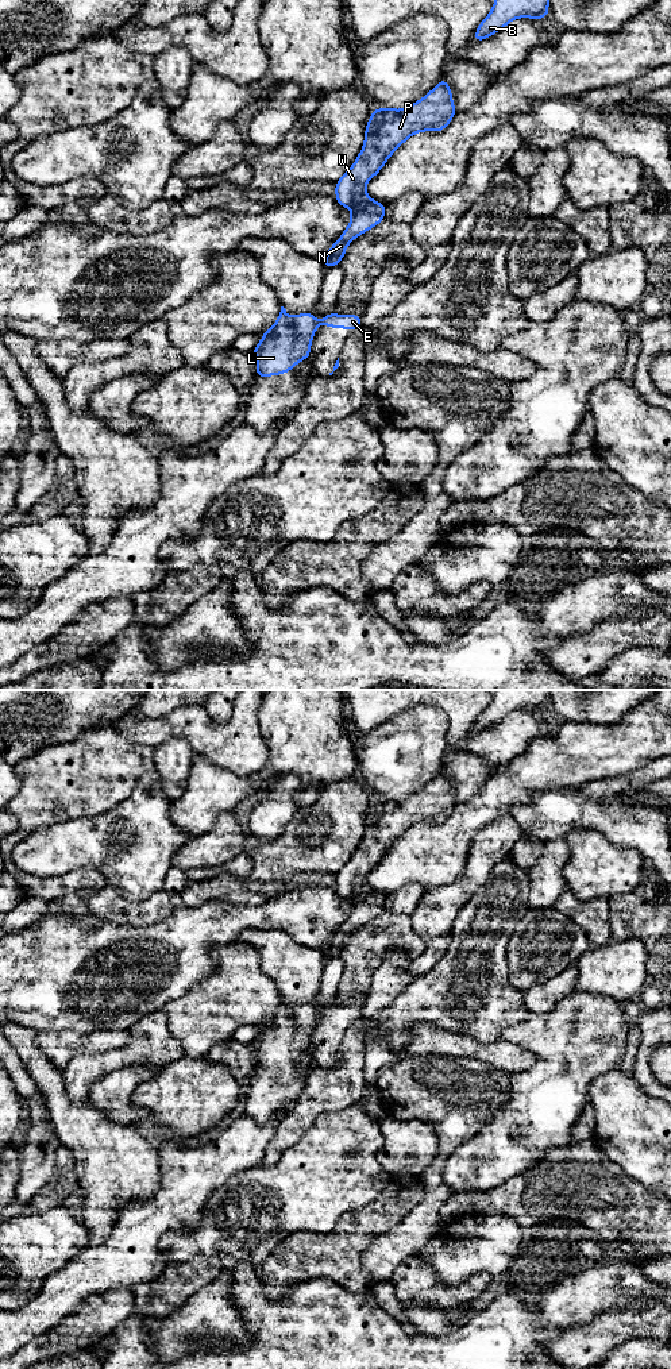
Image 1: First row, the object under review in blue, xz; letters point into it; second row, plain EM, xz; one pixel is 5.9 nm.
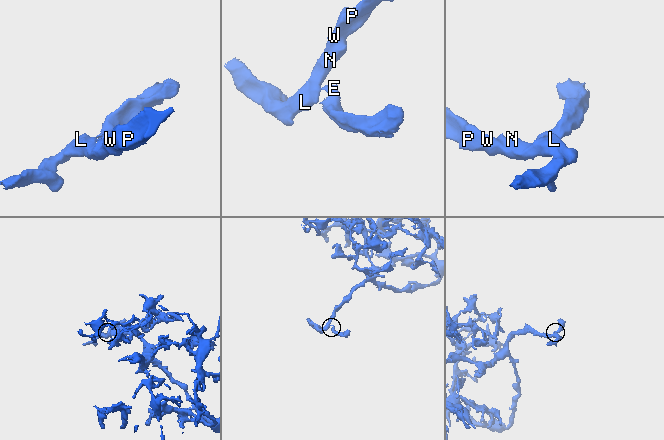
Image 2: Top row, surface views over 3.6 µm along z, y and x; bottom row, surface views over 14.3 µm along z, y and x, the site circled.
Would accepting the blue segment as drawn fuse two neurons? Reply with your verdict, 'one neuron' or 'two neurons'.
two neurons

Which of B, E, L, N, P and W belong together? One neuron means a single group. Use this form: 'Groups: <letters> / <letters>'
Groups: B L N P W / E

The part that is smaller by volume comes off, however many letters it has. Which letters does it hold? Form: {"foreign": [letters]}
{"foreign": ["E"]}

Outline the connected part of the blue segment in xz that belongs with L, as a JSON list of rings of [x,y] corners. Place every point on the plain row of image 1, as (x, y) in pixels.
[[[284,998],[275,1014],[261,1023],[262,1031],[252,1040],[257,1052],[257,1069],[282,1067],[311,1049],[311,1037],[317,1021],[311,1003],[290,1009]]]

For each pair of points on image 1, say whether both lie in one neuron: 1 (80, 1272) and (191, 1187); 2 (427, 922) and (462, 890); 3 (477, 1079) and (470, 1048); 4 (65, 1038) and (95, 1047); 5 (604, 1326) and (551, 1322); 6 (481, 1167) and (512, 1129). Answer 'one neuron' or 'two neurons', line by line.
1: one neuron
2: one neuron
3: two neurons
4: one neuron
5: two neurons
6: one neuron

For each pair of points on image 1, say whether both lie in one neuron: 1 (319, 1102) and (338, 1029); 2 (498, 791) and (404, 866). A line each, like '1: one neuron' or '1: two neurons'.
1: two neurons
2: one neuron

